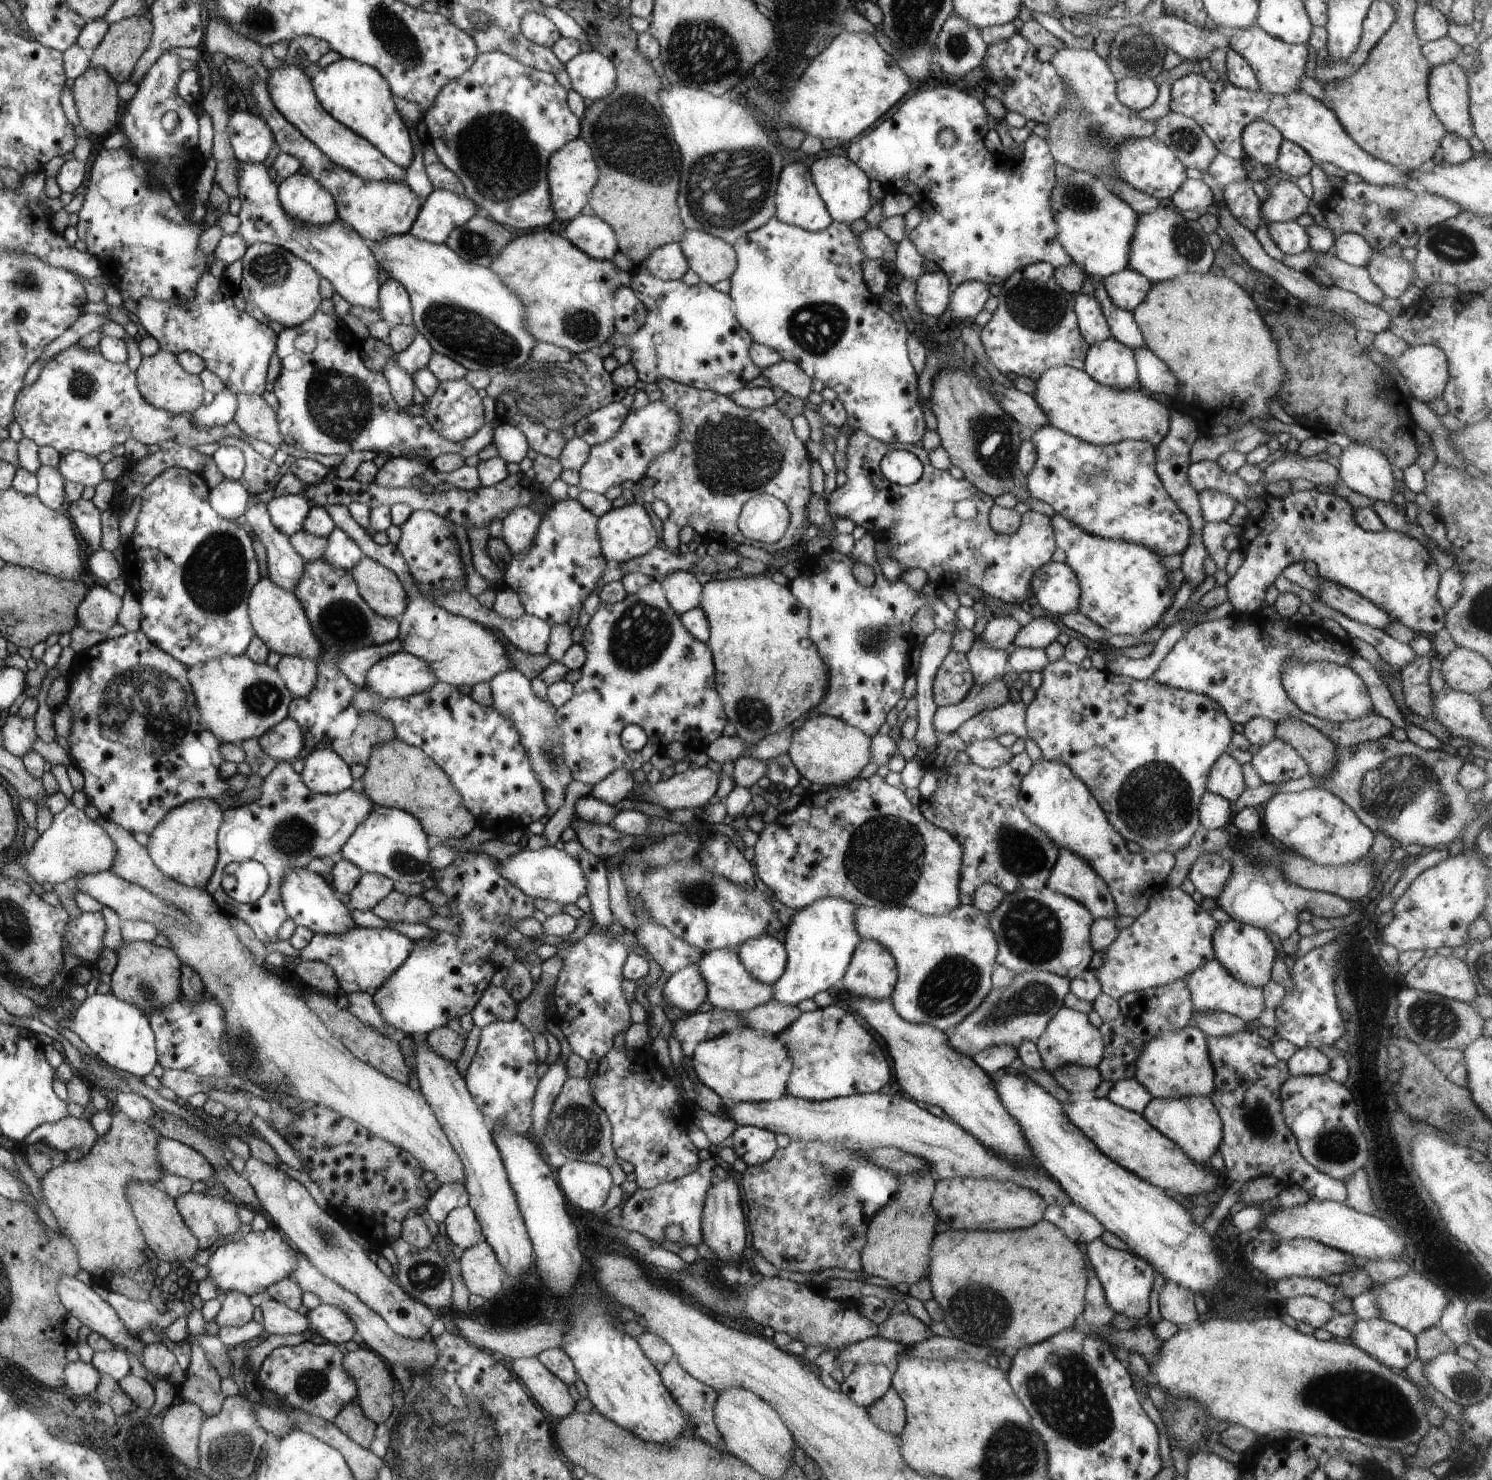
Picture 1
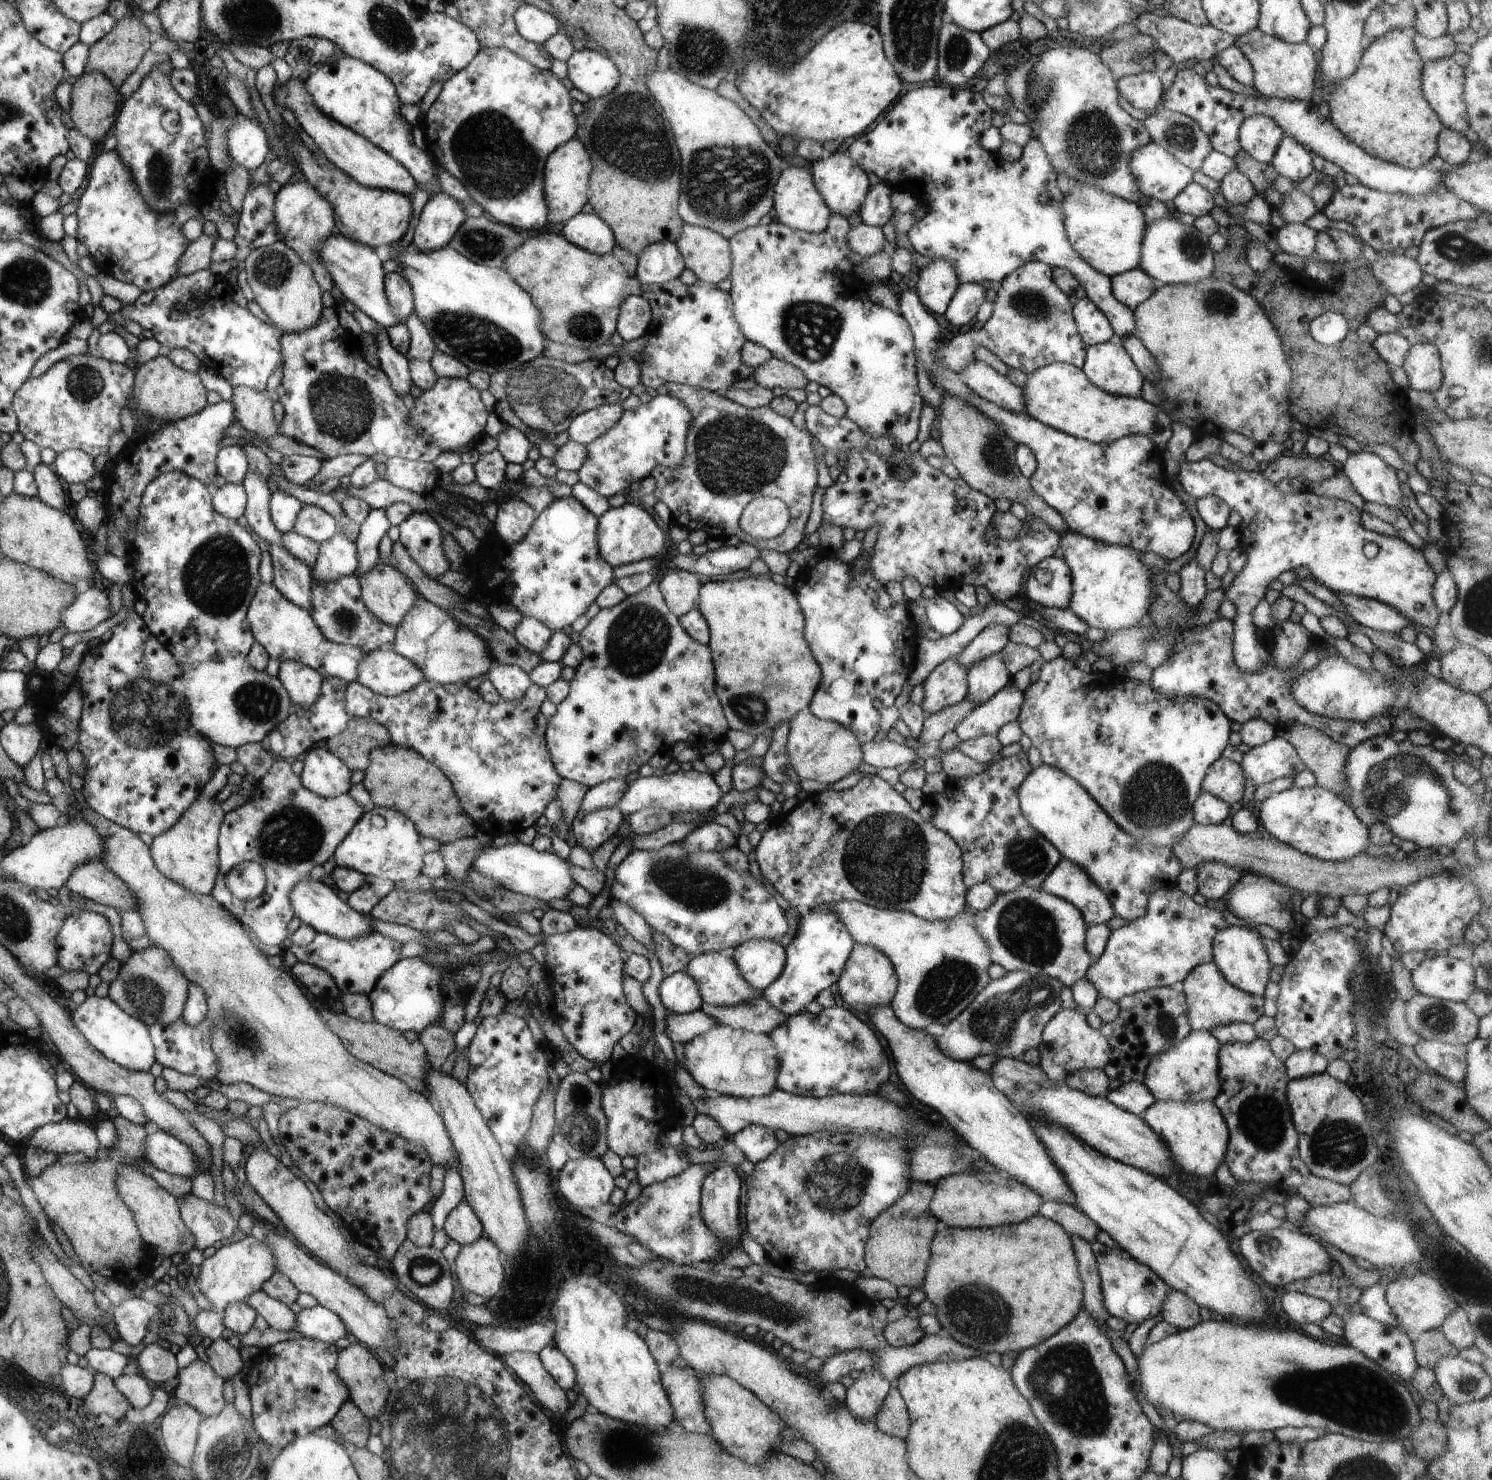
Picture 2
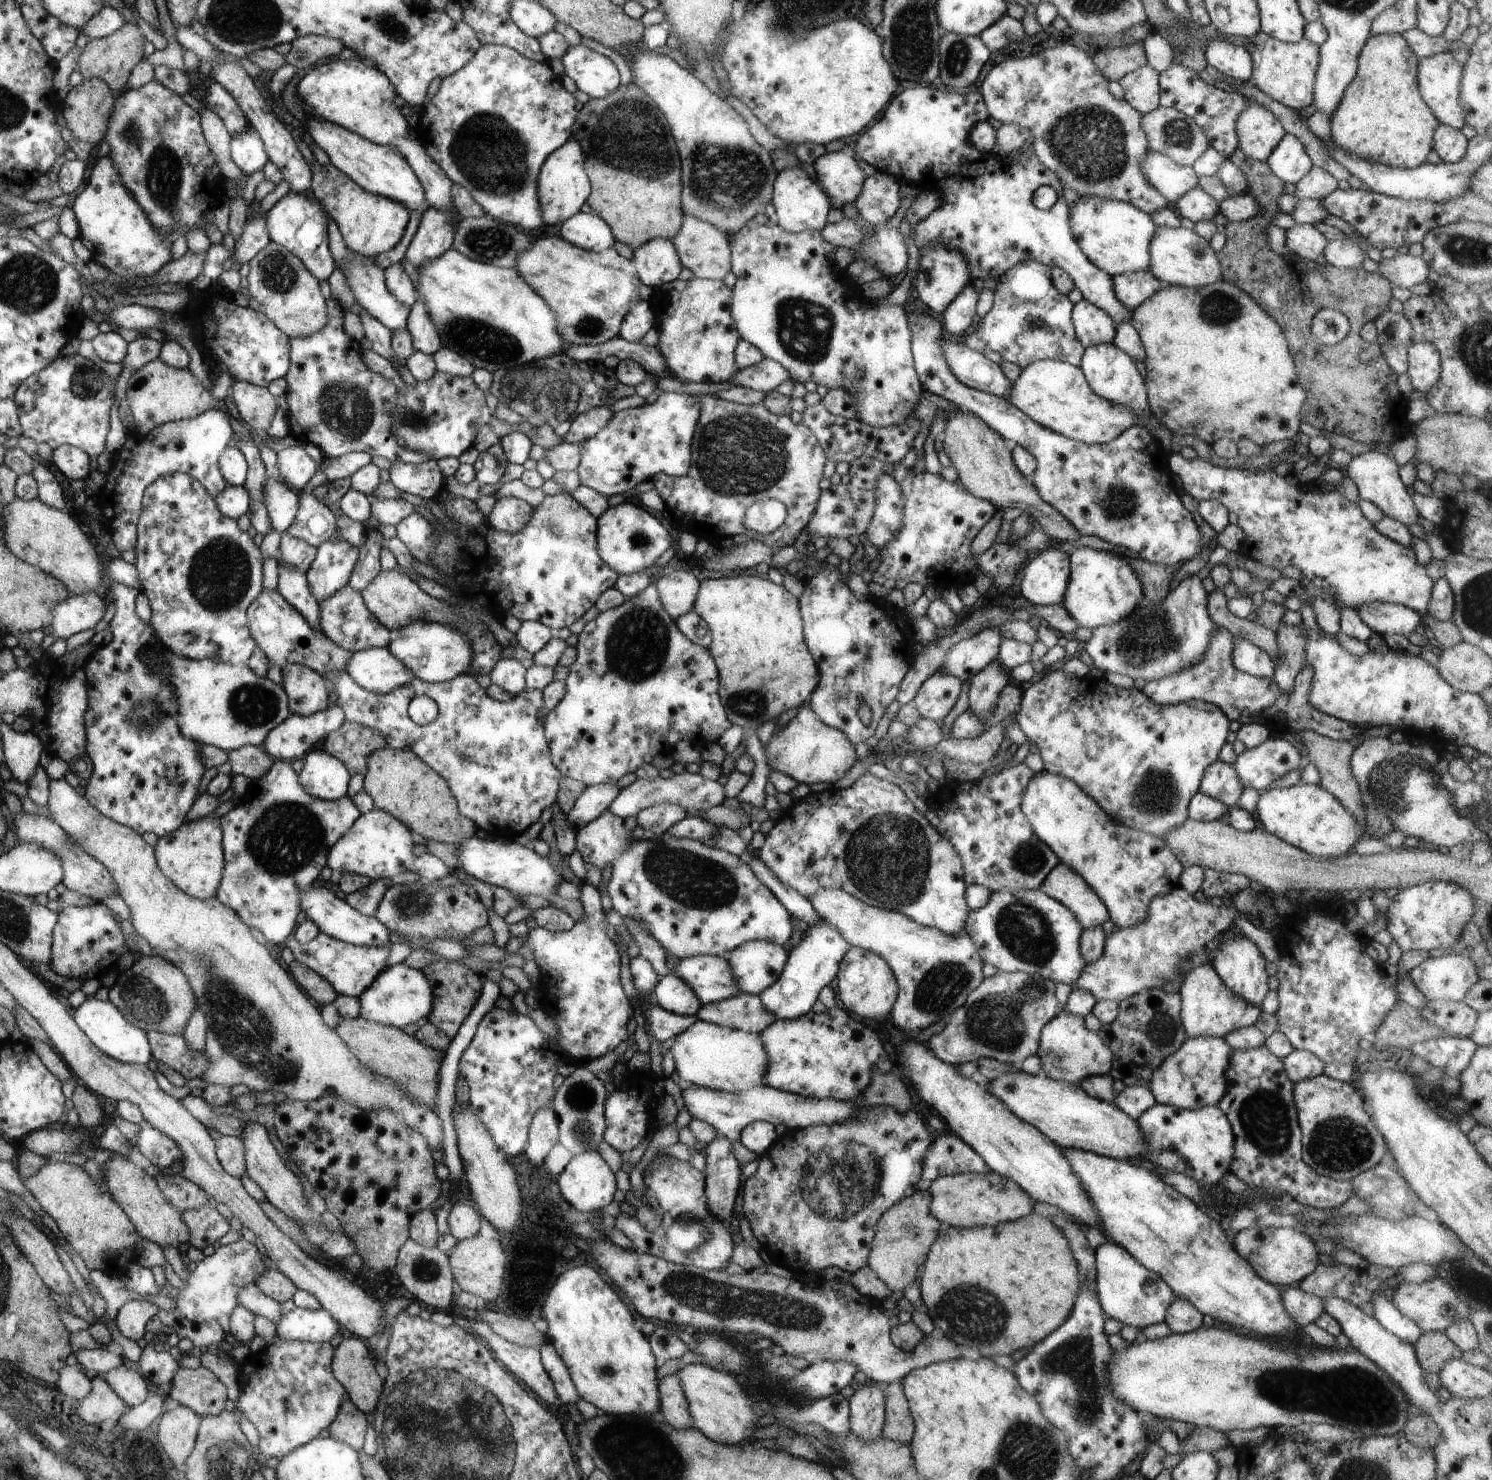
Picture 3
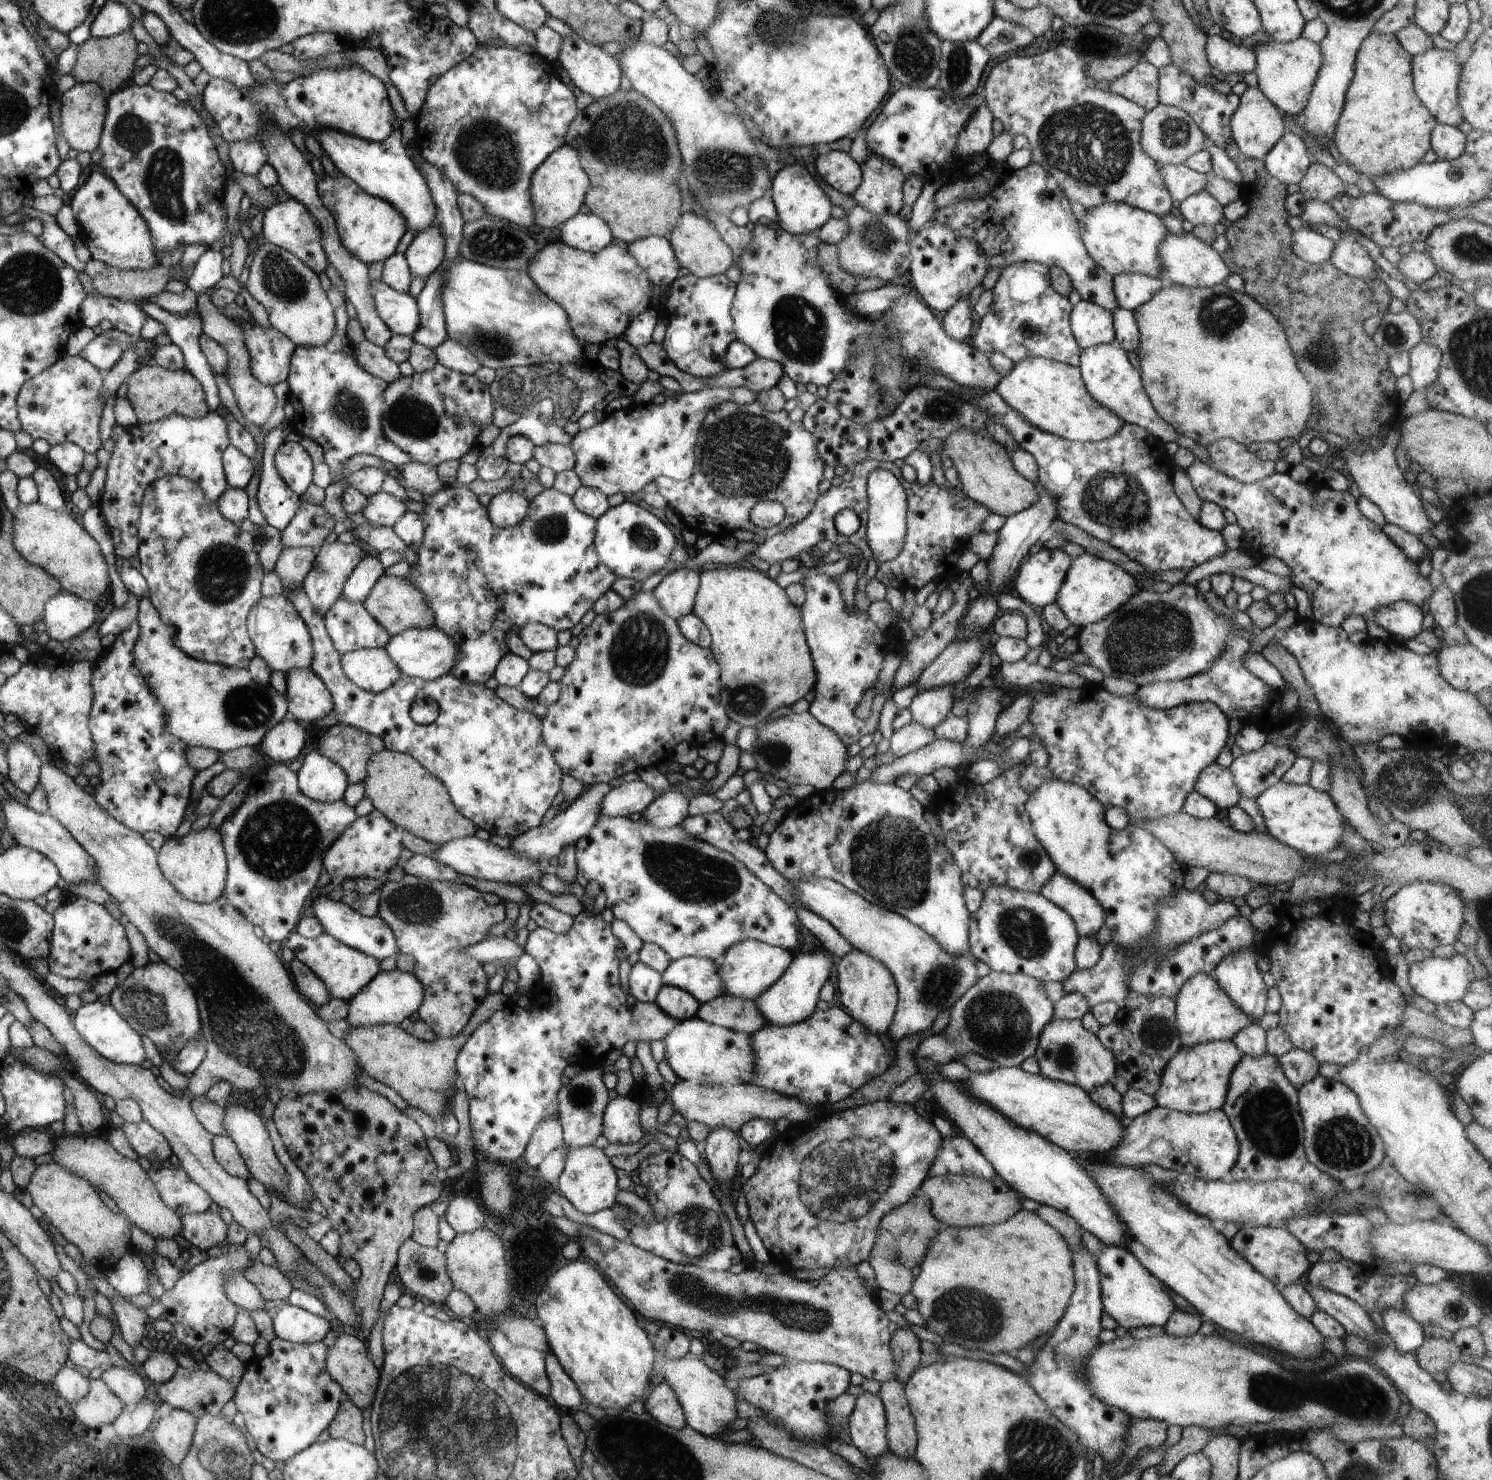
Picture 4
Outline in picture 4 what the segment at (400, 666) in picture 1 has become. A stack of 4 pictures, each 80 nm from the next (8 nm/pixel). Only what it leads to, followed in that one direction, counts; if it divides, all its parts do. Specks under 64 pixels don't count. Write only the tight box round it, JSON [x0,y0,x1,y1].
[341,648,402,693]

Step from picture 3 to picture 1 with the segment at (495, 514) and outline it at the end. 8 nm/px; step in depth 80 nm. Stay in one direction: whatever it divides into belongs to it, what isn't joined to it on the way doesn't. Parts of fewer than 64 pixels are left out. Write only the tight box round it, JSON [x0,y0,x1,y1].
[502,507,541,555]

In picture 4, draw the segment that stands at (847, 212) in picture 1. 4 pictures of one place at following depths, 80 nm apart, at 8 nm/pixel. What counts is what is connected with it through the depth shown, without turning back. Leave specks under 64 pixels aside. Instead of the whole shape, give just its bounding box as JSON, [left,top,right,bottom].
[814,150,863,196]

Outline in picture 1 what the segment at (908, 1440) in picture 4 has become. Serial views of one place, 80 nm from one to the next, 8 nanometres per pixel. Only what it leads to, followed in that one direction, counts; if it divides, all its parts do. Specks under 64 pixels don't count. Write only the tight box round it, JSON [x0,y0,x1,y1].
[867,1387,906,1435]

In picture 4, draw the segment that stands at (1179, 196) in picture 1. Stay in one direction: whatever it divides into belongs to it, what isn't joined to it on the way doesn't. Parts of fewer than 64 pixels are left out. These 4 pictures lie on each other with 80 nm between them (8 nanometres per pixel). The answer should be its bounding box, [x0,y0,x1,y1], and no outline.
[1178,191,1223,226]

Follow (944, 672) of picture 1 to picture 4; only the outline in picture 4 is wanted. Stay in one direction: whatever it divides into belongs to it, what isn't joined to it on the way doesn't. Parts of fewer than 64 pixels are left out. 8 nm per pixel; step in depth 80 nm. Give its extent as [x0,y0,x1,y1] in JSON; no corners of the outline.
[909,683,957,728]

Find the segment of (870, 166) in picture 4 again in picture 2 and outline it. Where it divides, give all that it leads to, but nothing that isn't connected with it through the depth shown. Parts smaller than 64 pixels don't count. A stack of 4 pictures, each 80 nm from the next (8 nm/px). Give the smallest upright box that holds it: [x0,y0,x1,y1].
[859,181,894,227]

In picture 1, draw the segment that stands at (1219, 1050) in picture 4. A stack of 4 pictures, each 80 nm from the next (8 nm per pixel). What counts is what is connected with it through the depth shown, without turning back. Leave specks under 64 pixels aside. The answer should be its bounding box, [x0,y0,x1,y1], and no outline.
[1133,1026,1214,1098]

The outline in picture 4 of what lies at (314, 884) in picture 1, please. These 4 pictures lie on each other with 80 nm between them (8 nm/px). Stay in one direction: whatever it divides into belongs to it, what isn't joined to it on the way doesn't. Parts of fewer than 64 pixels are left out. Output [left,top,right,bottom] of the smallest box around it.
[311,891,399,960]

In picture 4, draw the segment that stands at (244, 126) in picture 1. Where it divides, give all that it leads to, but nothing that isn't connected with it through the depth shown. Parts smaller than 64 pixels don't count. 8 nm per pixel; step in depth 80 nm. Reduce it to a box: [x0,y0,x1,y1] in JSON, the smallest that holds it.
[229,139,269,175]

